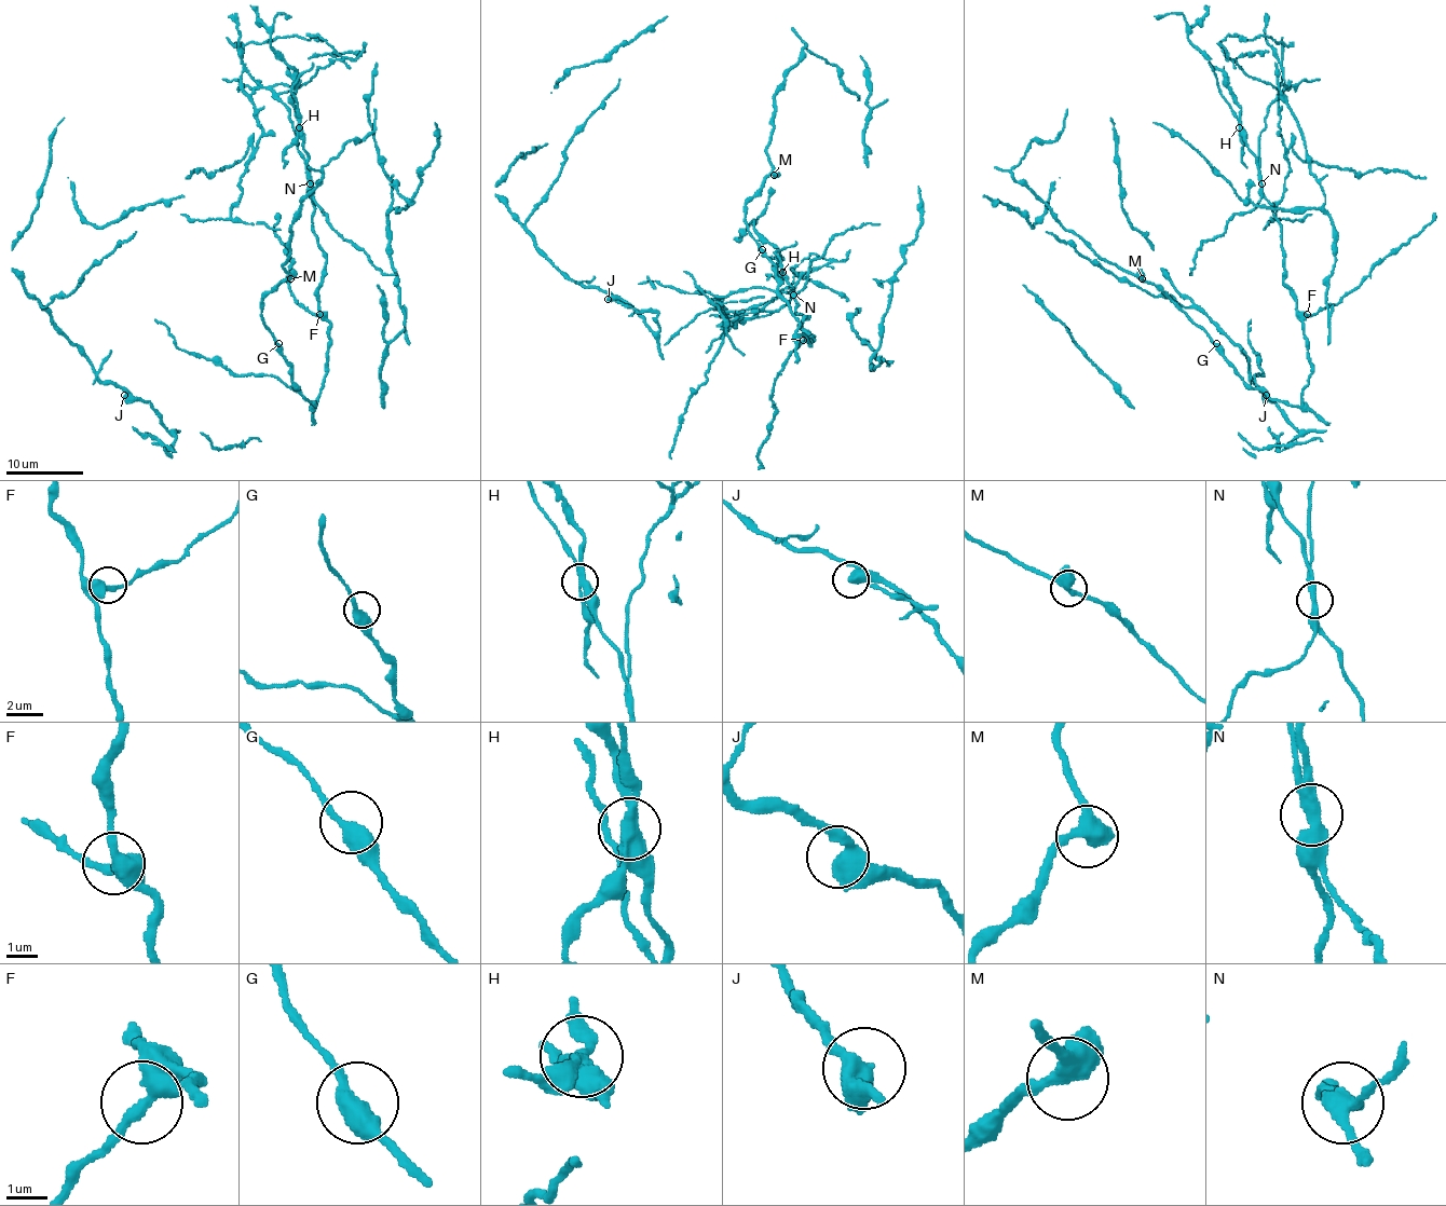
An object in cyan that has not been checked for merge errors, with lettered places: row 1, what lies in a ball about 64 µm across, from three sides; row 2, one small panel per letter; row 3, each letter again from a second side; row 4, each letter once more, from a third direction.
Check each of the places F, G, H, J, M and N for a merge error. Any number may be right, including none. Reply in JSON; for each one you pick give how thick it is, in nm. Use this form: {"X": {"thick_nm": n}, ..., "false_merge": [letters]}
{"H": {"thick_nm": 440}, "N": {"thick_nm": 400}, "false_merge": ["H", "N"]}

